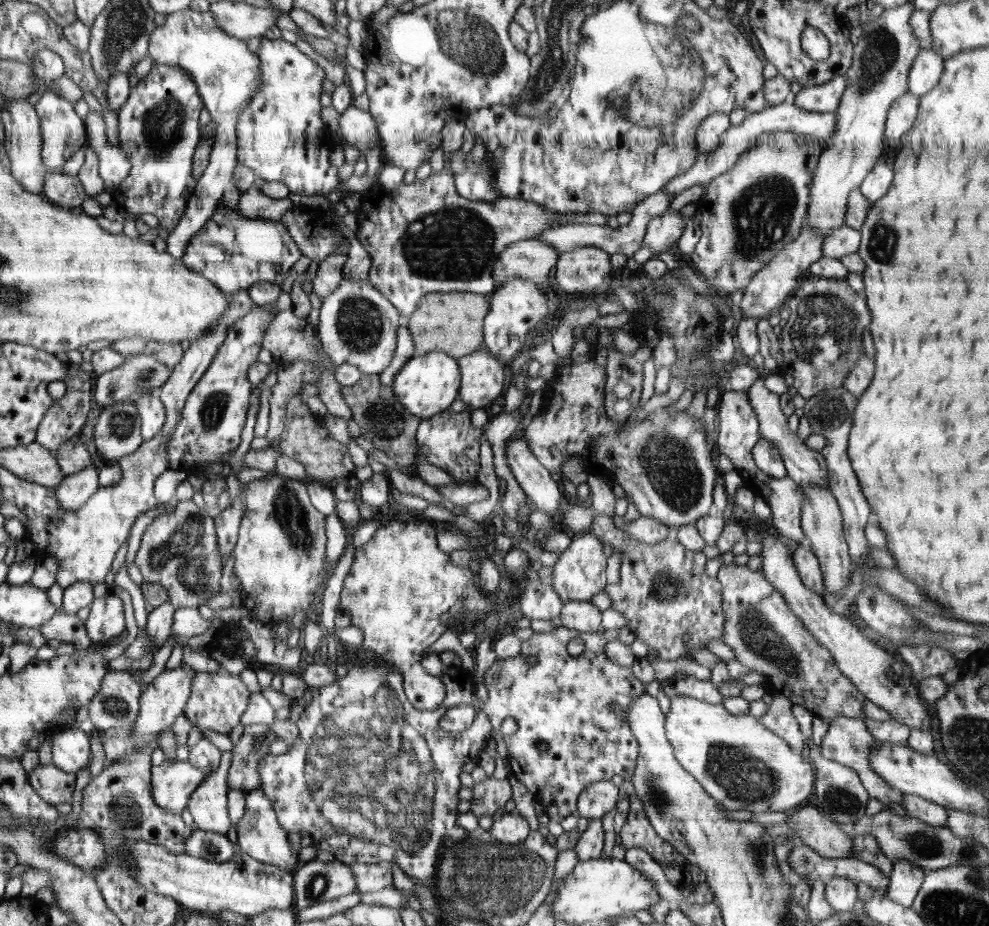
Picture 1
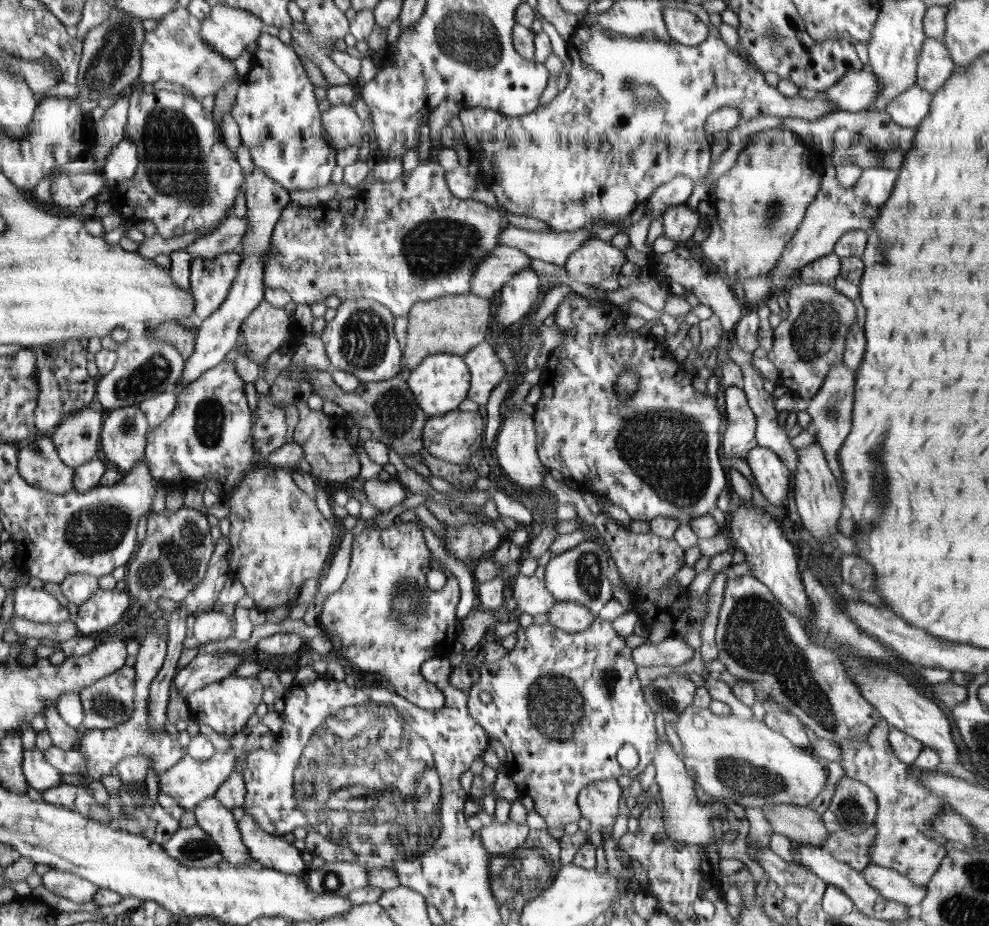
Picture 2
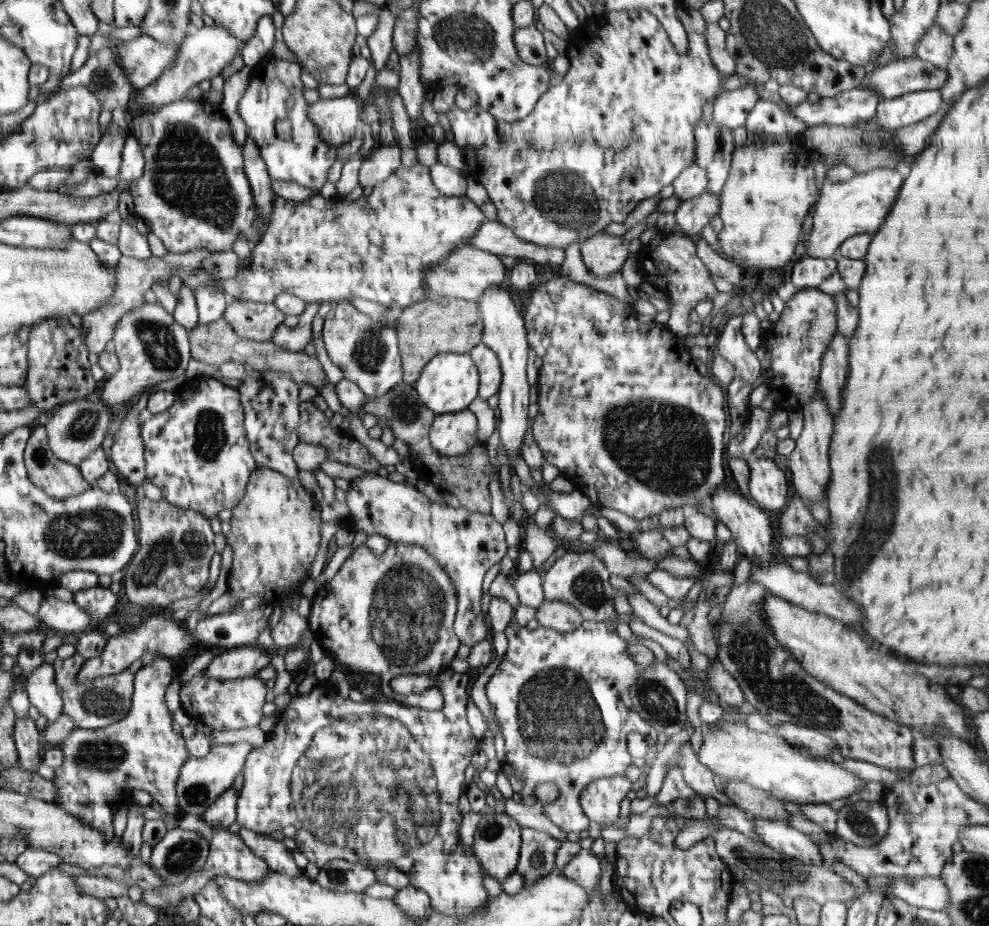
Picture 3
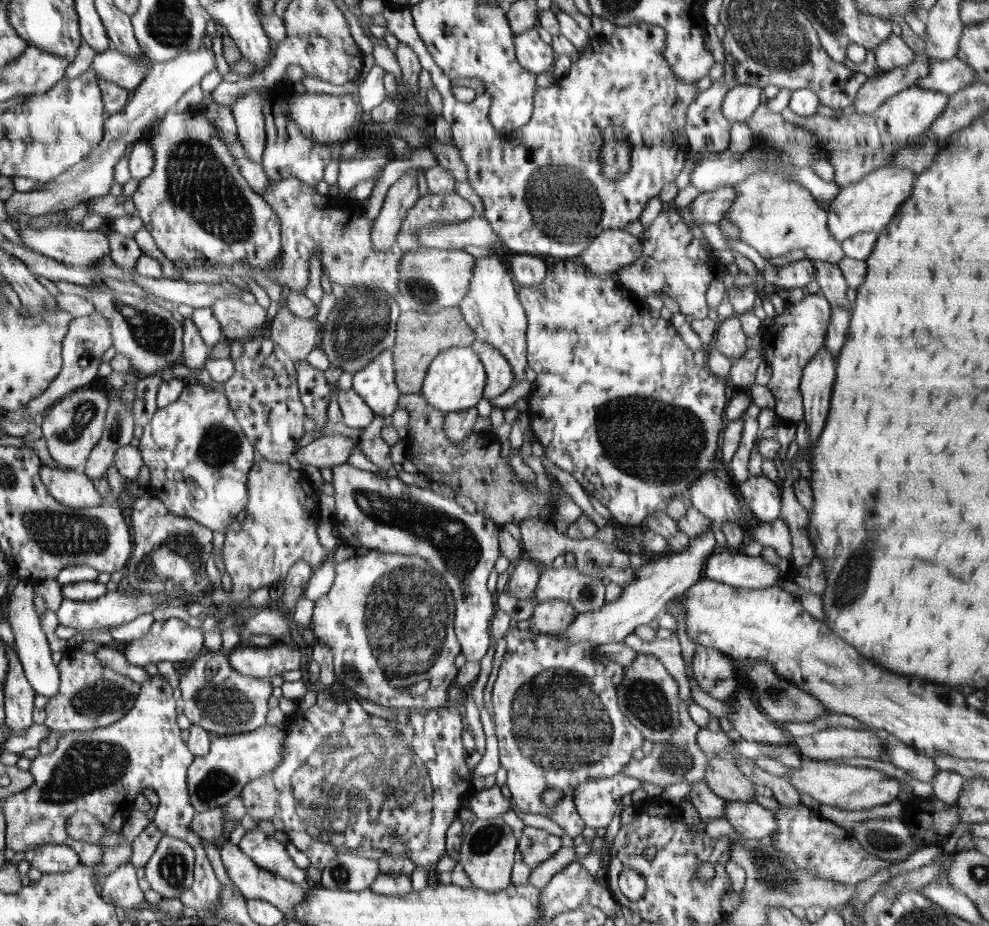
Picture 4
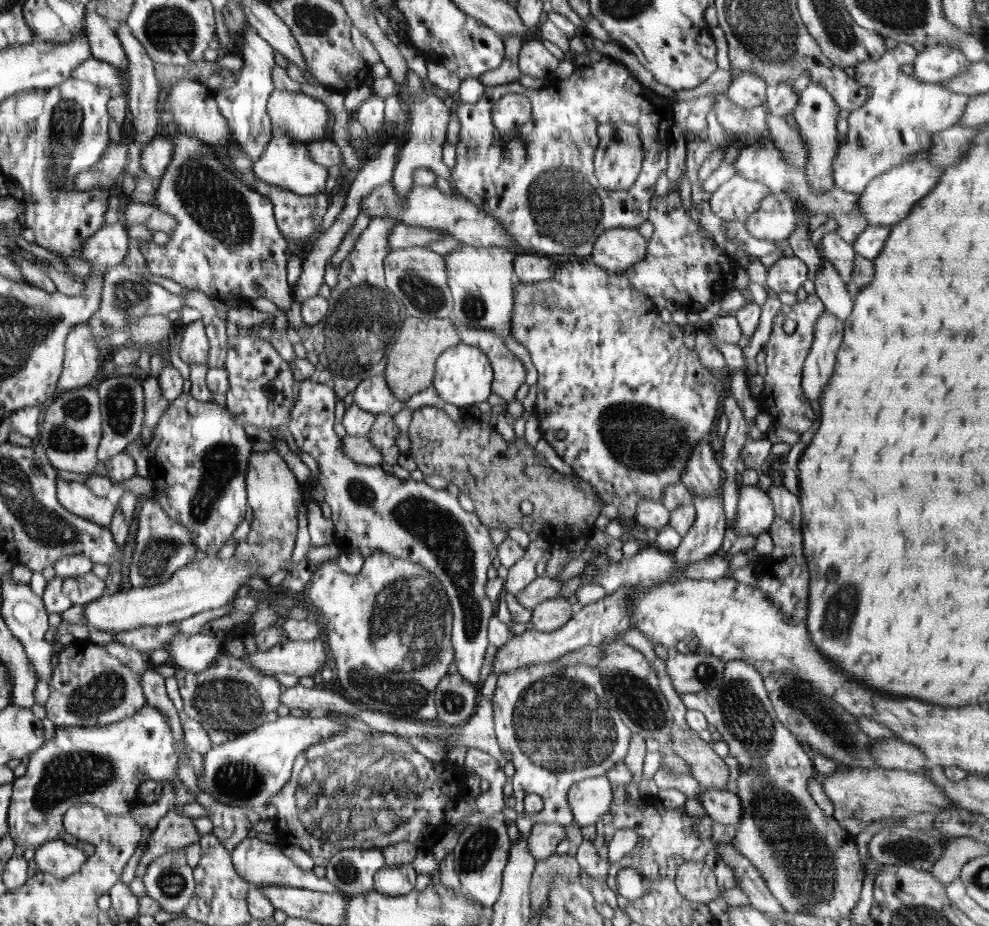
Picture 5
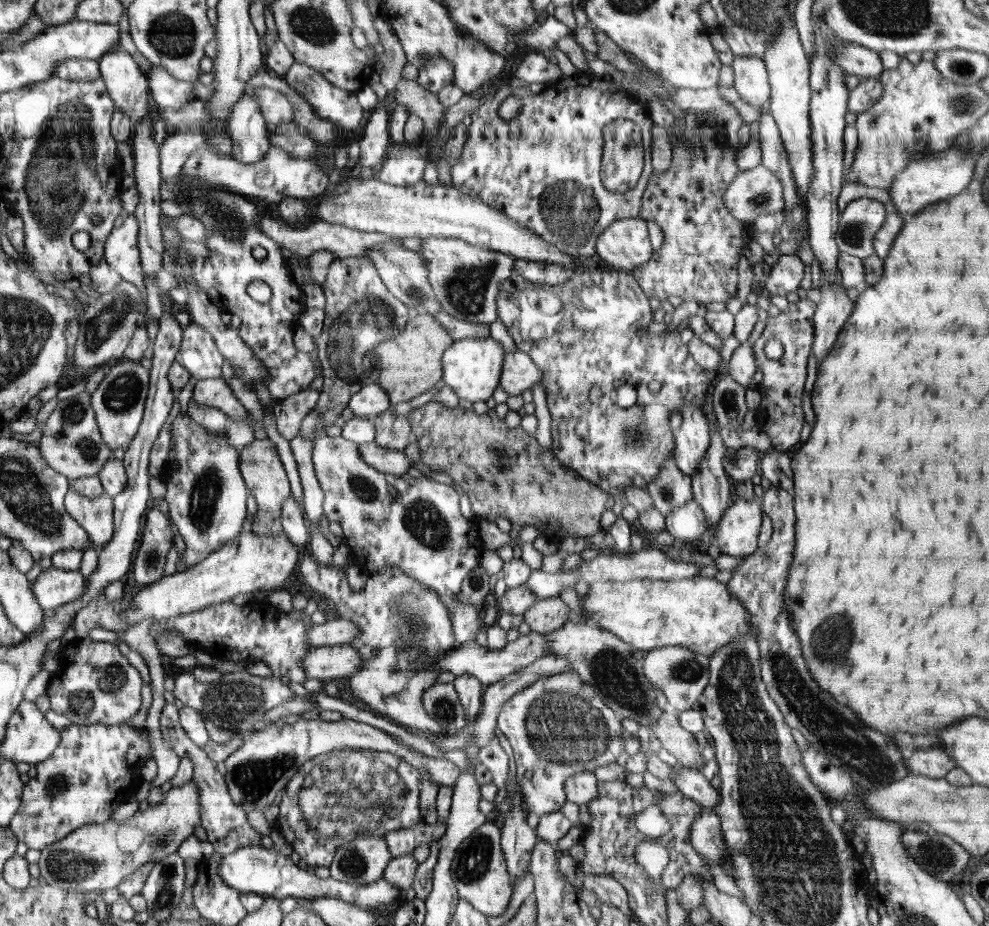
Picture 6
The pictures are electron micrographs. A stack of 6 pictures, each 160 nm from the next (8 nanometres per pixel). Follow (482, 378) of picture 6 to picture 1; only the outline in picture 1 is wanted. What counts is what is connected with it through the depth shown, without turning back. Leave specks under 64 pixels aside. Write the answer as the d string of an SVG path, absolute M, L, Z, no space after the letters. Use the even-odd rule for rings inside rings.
M433 351L428 354L414 355L402 370L394 376L392 391L399 403L414 416L427 419L438 415L458 398L462 387L463 374L460 373L459 359L450 356L448 353Z

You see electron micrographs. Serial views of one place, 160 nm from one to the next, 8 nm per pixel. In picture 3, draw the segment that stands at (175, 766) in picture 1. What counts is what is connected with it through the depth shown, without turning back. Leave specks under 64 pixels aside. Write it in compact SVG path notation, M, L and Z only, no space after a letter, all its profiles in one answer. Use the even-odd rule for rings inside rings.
M246 742L212 744L210 752L206 756L188 758L179 772L179 782L176 784L180 814L183 816L182 822L180 822L181 830L198 831L208 840L208 845L211 845L213 830L201 817L212 803L216 802L228 788L233 787L236 775L240 774L240 771L246 766L247 756L254 748Z

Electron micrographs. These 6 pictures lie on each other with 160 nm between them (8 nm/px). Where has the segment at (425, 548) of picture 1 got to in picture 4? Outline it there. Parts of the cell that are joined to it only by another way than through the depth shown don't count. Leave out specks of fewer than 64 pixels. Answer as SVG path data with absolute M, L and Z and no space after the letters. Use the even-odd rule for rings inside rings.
M380 551L357 552L354 556L339 562L335 568L335 579L333 580L330 591L322 598L315 600L315 607L311 618L311 630L314 633L315 641L326 644L332 651L334 672L336 681L348 686L348 690L353 692L354 698L372 700L376 704L388 706L397 712L429 712L436 707L443 707L446 702L446 688L450 687L455 680L458 668L454 666L456 656L460 654L460 640L456 640L457 633L454 630L453 622L455 619L455 598L451 592L442 573L423 556L405 555L402 553L382 554ZM425 680L429 682L428 690L418 697L407 696L401 688L407 690L410 685Z

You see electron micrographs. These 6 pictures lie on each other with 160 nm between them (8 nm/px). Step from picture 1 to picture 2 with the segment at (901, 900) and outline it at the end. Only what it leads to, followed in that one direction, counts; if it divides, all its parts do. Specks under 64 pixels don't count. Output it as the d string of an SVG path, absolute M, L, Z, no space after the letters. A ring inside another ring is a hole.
M882 719L865 739L840 739L841 765L846 777L862 782L876 796L878 814L875 820L876 837L870 847L870 864L895 869L907 876L916 886L926 886L931 876L940 867L947 851L945 846L928 838L926 830L934 830L932 820L940 816L950 804L907 774L907 765L896 758L888 742L891 728Z

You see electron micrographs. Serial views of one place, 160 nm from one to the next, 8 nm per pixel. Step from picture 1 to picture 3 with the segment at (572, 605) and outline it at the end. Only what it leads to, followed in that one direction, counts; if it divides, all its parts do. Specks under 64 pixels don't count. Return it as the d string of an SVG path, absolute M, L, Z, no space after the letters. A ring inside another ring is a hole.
M544 601L536 611L540 625L558 632L573 631L583 623L580 611L562 601Z

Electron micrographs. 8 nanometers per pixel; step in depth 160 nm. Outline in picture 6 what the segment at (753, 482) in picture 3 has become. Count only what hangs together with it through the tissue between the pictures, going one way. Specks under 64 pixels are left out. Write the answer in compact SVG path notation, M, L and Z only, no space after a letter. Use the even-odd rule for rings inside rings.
M737 498L725 510L724 516L720 519L716 533L714 534L721 554L748 557L758 548L758 534L760 534L760 525L762 524L762 511L761 501L758 498L750 501Z

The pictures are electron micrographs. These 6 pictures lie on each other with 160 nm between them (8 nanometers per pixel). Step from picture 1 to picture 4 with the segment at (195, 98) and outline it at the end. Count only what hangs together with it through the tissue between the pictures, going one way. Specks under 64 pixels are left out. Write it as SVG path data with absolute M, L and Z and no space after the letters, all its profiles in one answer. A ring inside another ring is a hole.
M201 104L182 114L171 111L150 128L147 140L155 154L155 165L152 172L139 181L131 202L168 260L178 269L202 266L212 270L216 265L237 268L242 262L266 272L279 267L280 221L264 197L243 176L236 156L220 138L216 125L202 114Z

